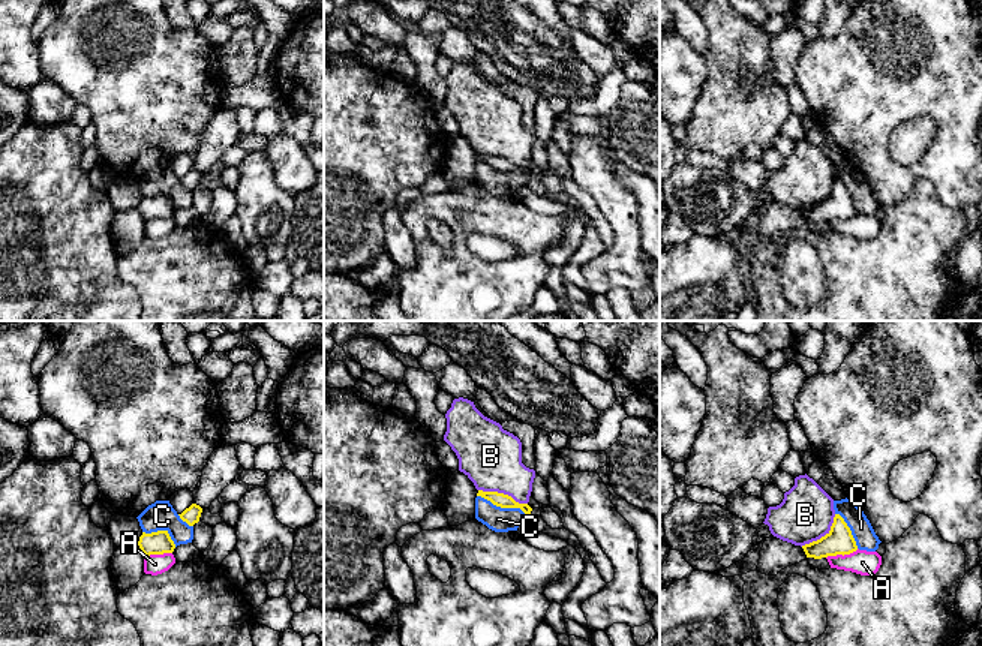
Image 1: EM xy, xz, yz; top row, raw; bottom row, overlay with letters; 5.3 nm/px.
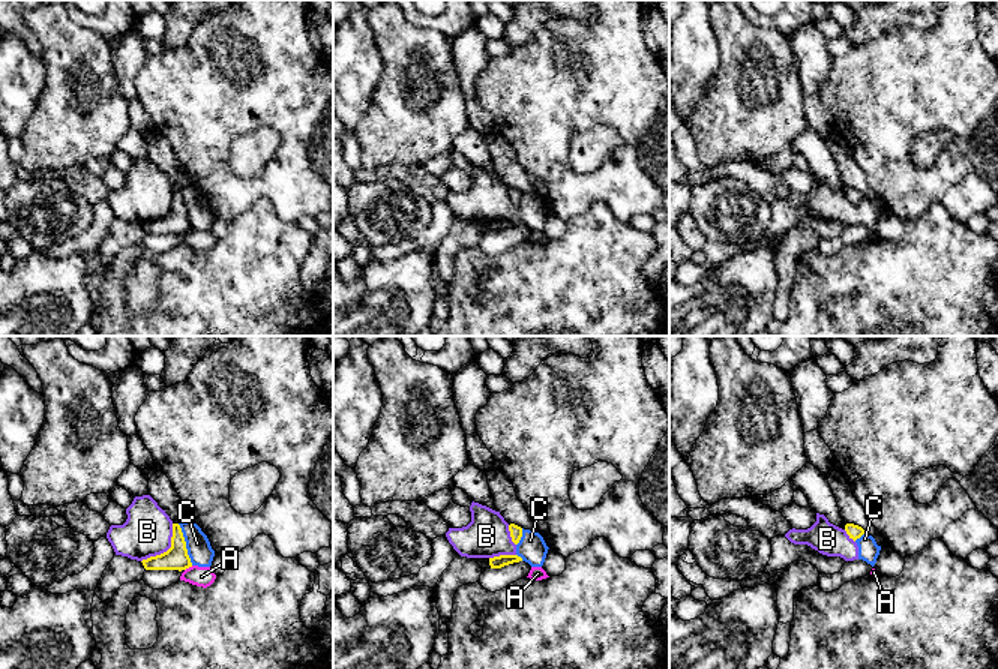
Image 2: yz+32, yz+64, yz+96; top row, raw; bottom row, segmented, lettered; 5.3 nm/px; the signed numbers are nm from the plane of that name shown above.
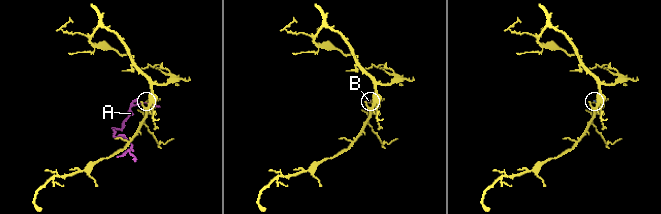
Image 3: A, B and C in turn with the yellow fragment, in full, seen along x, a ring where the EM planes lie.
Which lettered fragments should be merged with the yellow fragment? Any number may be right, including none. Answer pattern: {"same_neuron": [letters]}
{"same_neuron": []}

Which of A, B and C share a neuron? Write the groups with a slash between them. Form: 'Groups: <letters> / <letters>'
Groups: A / B C

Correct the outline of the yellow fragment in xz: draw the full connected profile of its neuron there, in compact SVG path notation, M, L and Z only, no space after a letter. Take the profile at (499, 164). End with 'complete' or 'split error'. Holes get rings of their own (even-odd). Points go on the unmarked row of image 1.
M478 154L477 160L481 160L501 172L520 172L526 178L526 181L529 181L532 175L528 168L519 168L511 160L504 157Z; complete

